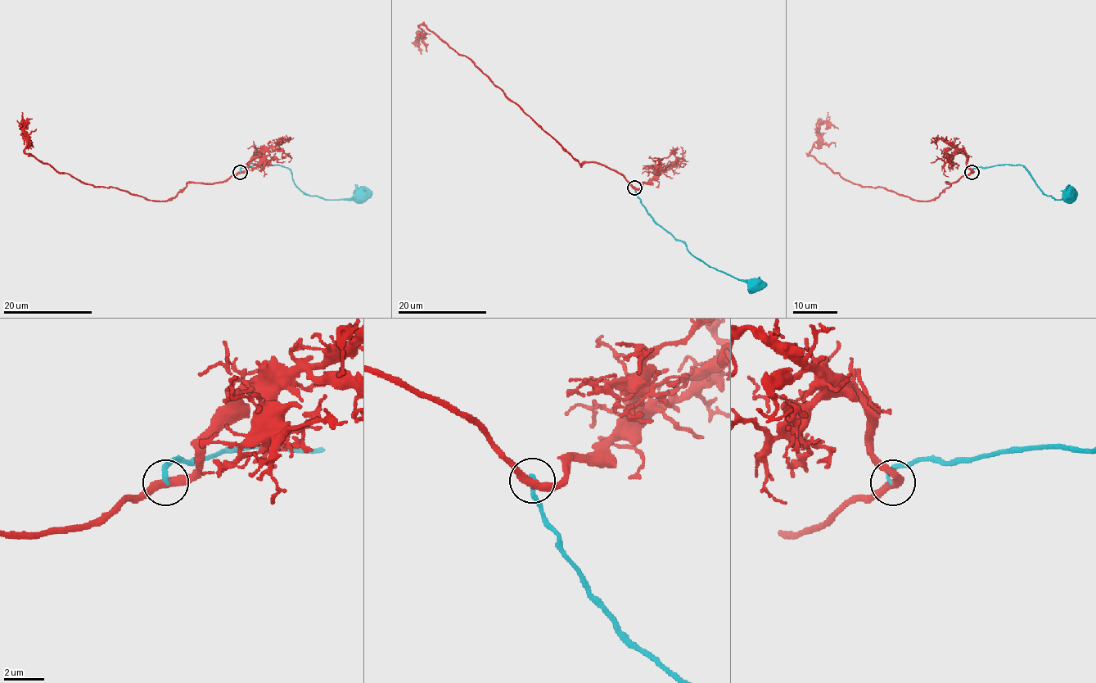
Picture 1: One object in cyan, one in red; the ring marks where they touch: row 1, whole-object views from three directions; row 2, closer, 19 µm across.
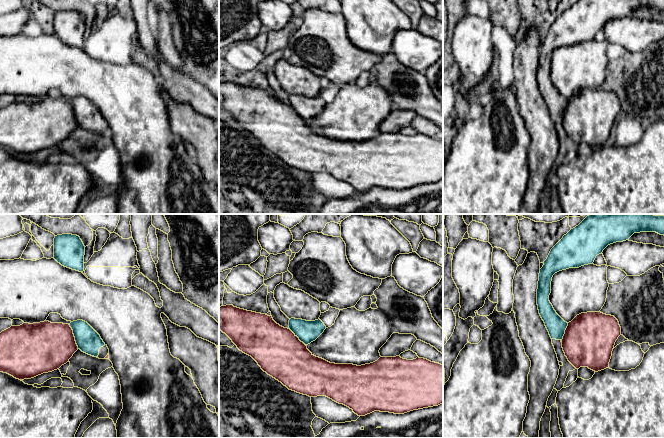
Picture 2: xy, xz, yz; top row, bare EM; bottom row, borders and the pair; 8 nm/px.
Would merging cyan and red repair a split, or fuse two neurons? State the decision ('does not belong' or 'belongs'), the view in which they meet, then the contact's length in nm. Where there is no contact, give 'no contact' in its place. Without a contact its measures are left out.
belongs; contact in xy; length 220 nm

